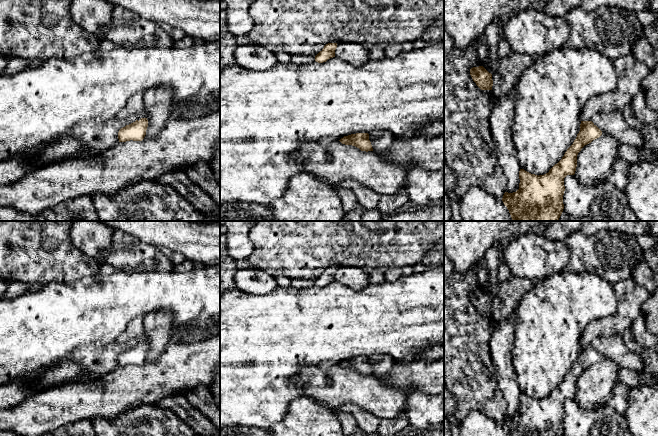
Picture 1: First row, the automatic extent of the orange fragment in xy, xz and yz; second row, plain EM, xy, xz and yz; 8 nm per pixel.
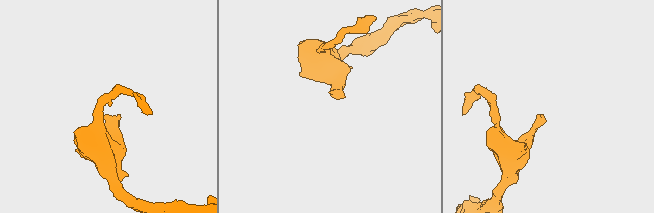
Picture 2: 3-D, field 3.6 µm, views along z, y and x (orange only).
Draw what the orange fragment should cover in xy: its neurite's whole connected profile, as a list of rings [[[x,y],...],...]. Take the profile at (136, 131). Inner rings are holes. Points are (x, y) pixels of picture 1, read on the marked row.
[[[139,92],[129,98],[126,106],[121,110],[122,117],[136,116],[136,121],[121,128],[118,132],[119,142],[142,141],[148,127],[147,111],[143,103],[143,93]]]

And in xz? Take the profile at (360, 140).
[[[356,133],[344,136],[339,140],[342,144],[352,145],[359,148],[361,151],[373,151],[368,133]]]

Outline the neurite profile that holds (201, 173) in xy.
[[[202,161],[185,167],[183,172],[191,181],[199,185],[220,208],[220,184],[216,181],[208,162]]]

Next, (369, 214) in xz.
[[[365,209],[361,221],[382,221],[385,214],[378,209]]]

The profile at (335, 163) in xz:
[[[336,141],[328,146],[316,142],[305,142],[292,158],[303,164],[302,172],[313,174],[329,185],[339,187],[343,181],[353,179],[365,187],[382,194],[395,194],[405,188],[408,172],[411,168],[387,160],[375,151],[361,151],[352,145]]]

